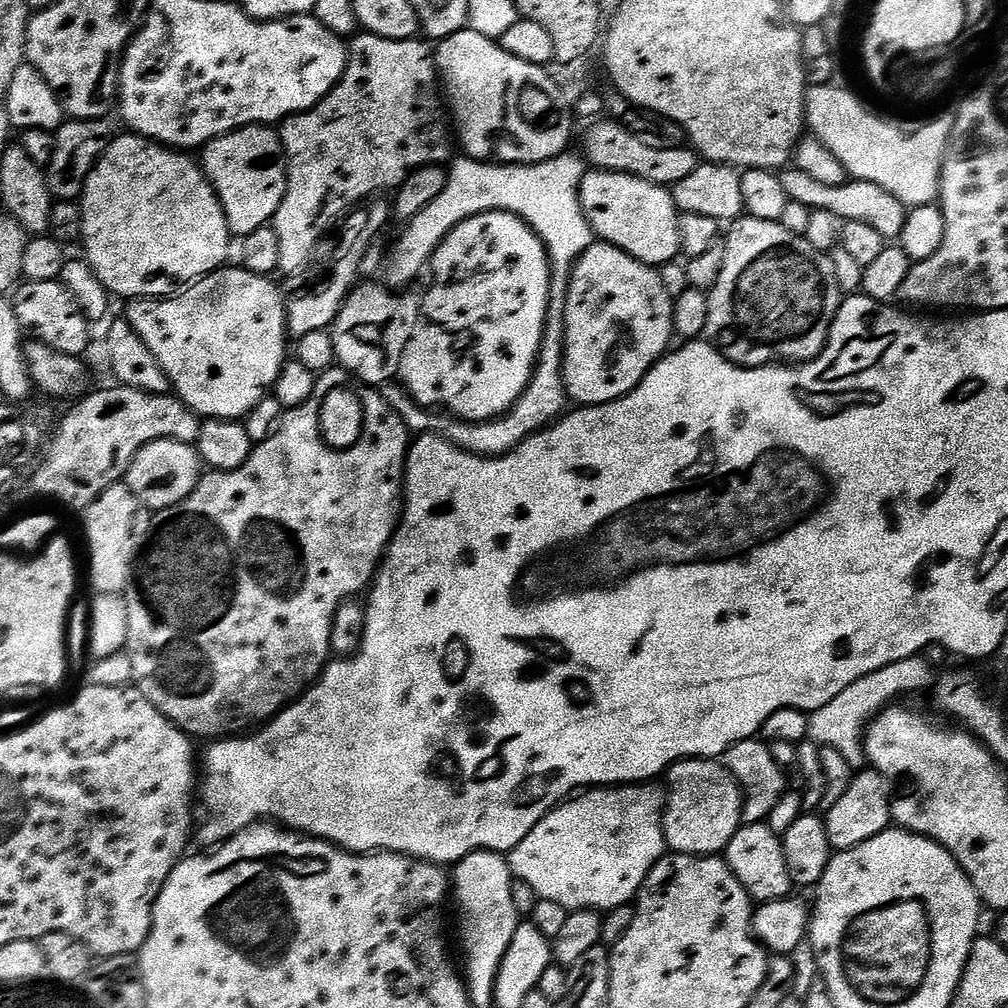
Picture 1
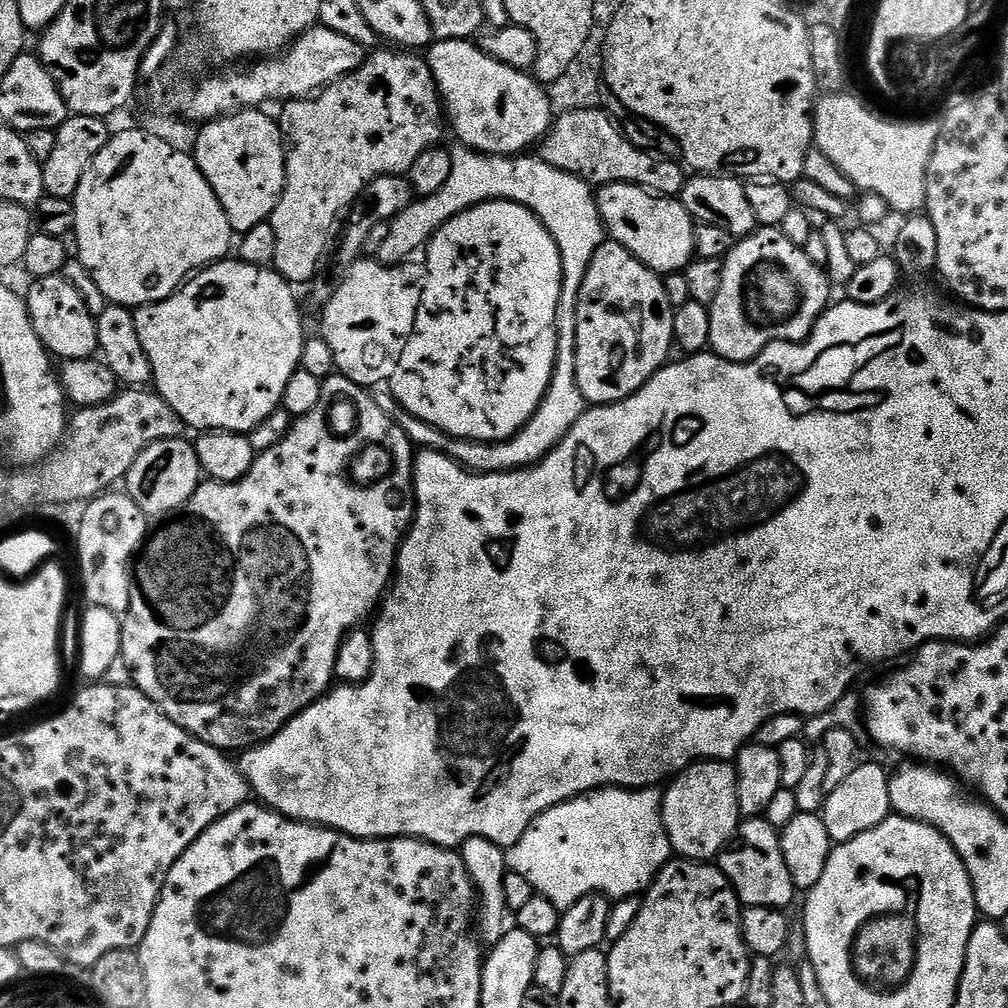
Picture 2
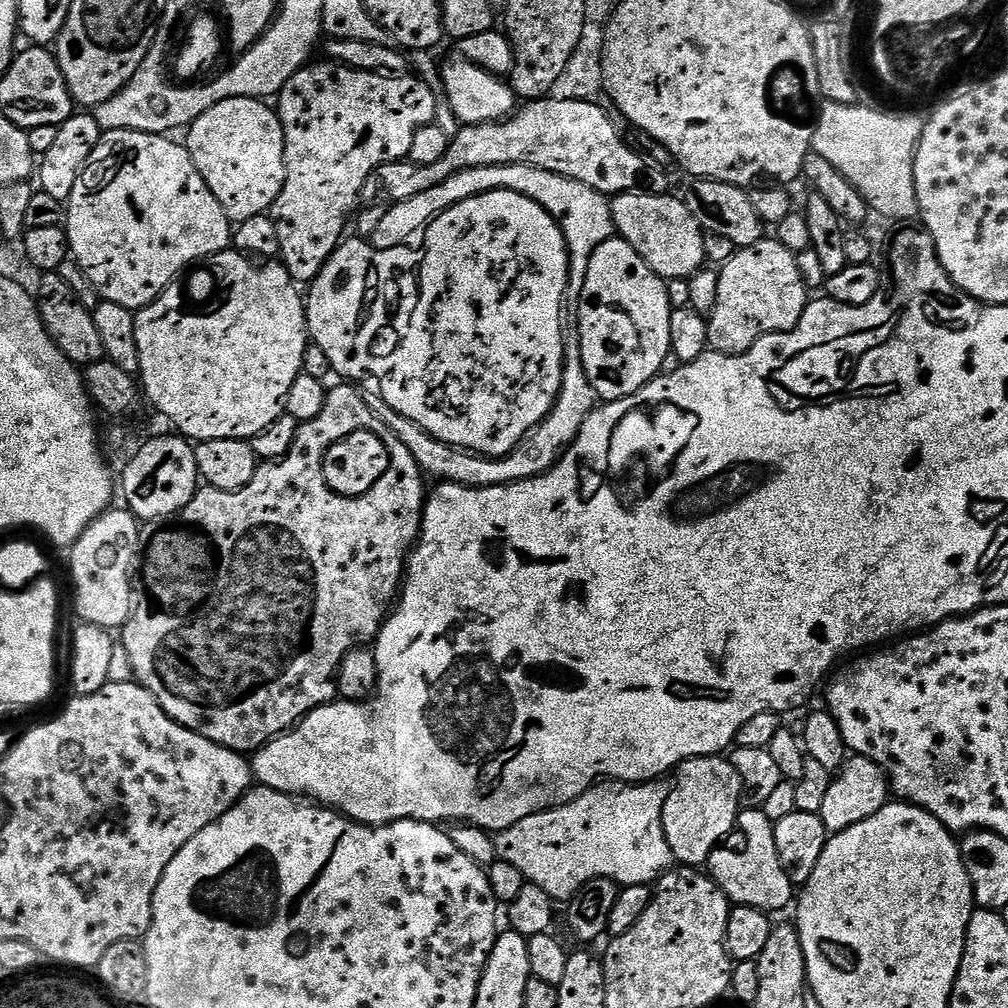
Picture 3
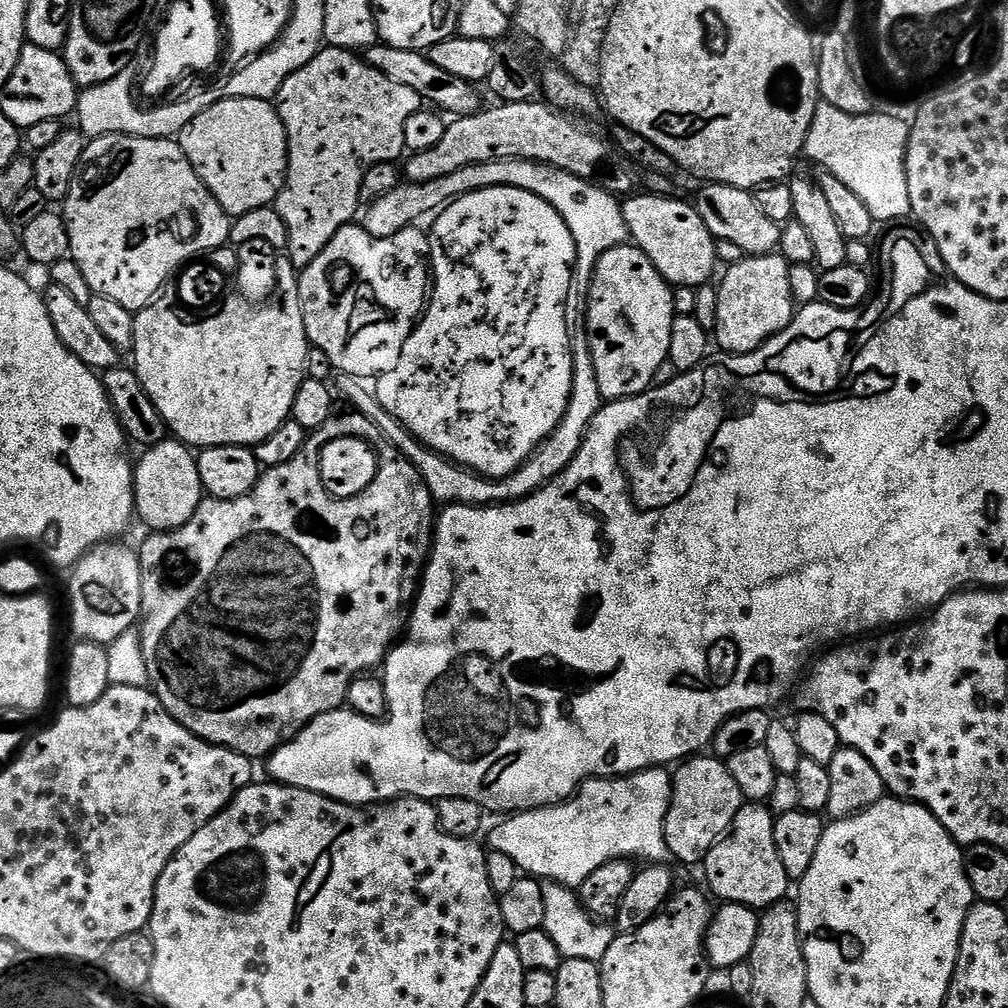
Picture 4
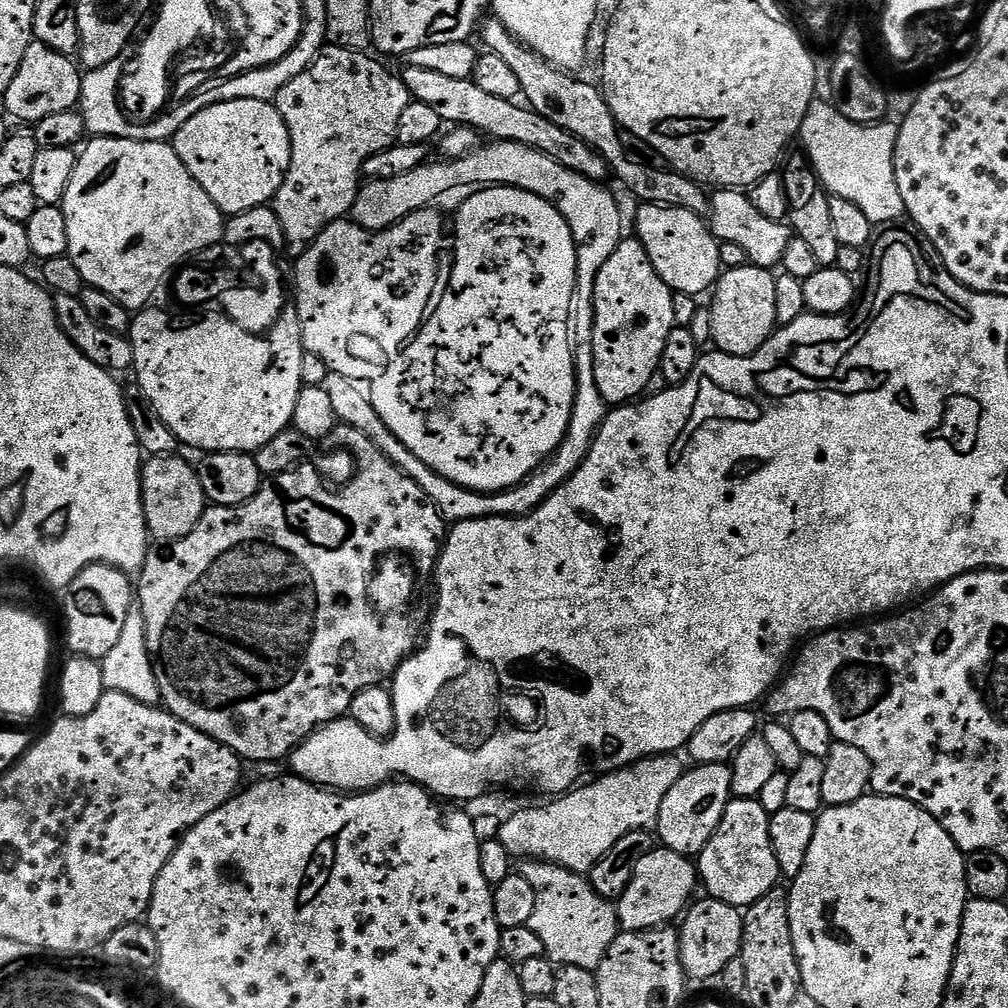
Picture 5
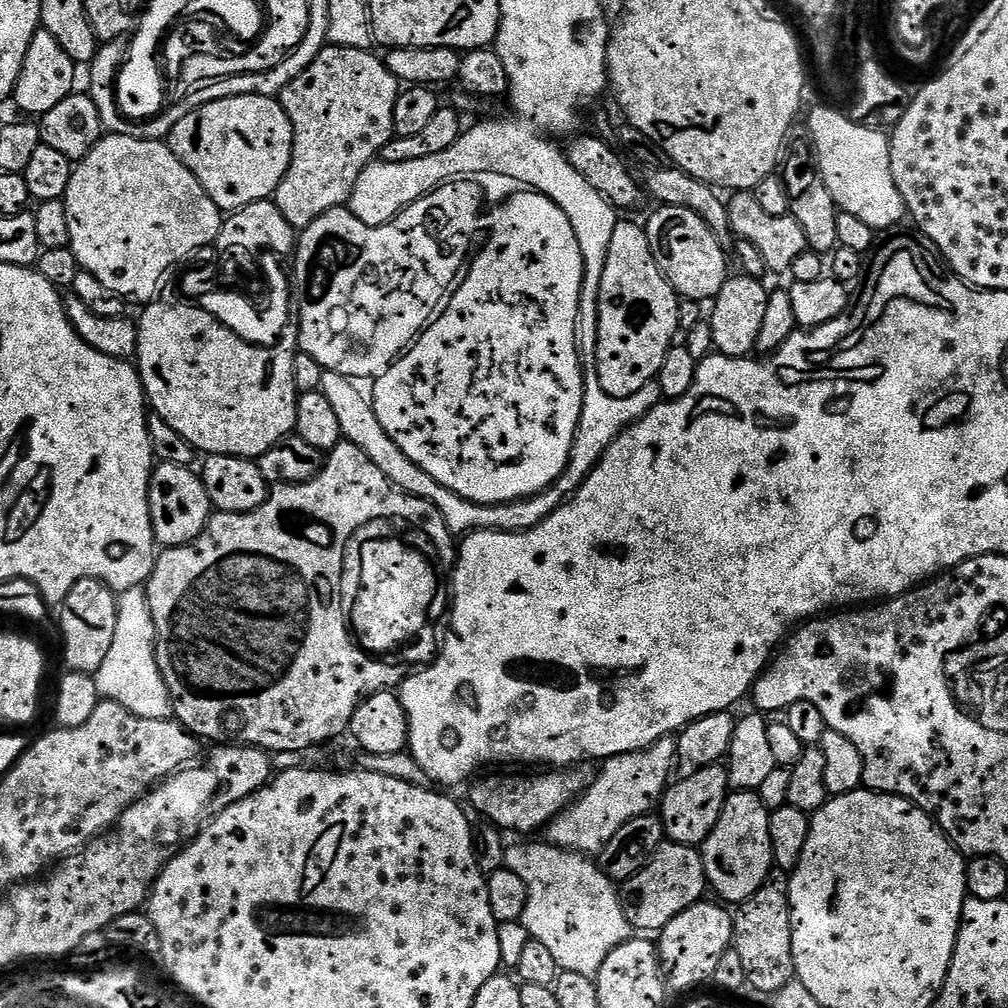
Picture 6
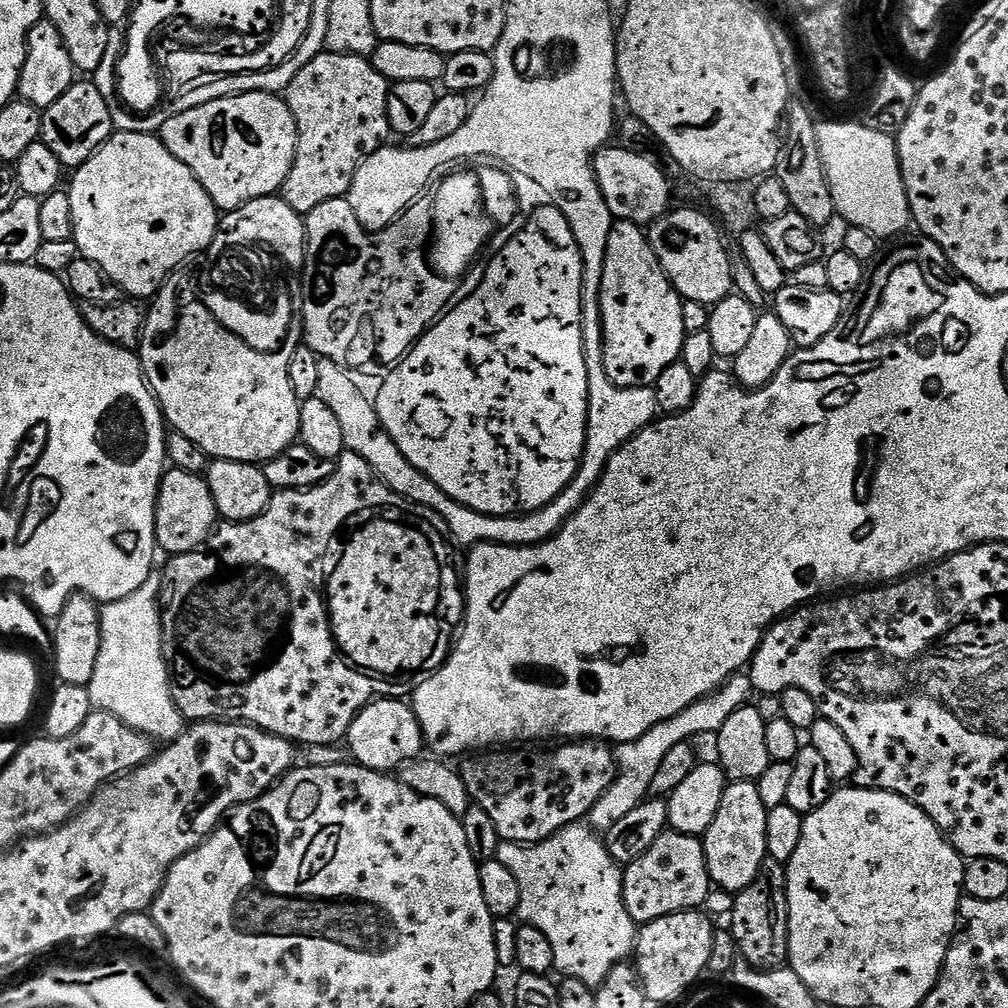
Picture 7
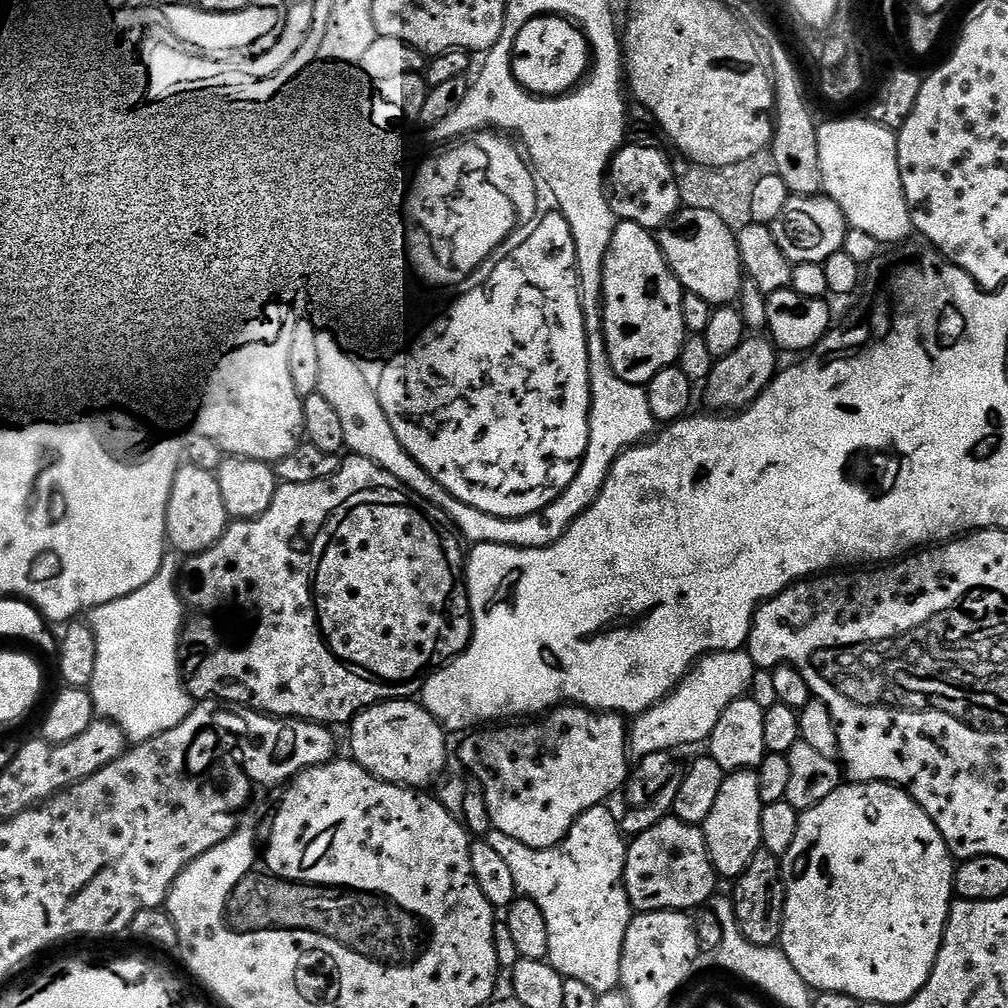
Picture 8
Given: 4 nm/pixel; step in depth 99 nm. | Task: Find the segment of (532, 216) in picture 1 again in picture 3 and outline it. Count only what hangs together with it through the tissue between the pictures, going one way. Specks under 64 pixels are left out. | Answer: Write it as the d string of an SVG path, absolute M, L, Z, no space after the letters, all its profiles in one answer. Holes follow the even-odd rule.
M521 164L490 166L489 168L464 168L458 174L446 178L446 182L424 191L423 194L414 194L414 198L395 201L385 211L382 223L379 224L378 230L374 230L374 234L370 238L371 244L375 247L377 244L380 244L378 250L390 250L390 246L400 244L400 240L404 240L404 236L408 236L408 232L416 232L416 228L420 228L420 224L425 224L428 216L433 216L436 213L436 208L445 208L444 204L450 207L454 203L465 202L468 198L473 198L473 196L480 195L483 192L498 190L517 191L518 194L532 199L538 206L544 207L549 215L556 219L568 247L568 285L565 288L564 303L561 306L561 334L564 335L564 373L560 383L560 392L556 396L554 406L548 411L548 417L537 428L532 429L524 437L523 442L510 454L505 456L478 456L475 452L464 451L463 448L451 448L449 444L444 444L438 438L432 437L426 430L392 410L379 394L373 394L373 396L368 394L364 397L366 406L370 406L370 410L374 410L374 414L387 426L389 433L397 436L402 442L402 446L406 446L406 450L410 450L410 454L414 454L420 469L428 474L437 472L440 478L446 478L447 483L461 484L467 488L502 486L503 484L522 482L523 480L546 474L558 463L564 449L572 445L574 438L578 438L578 430L582 430L586 418L590 418L592 411L598 407L596 391L594 386L590 386L590 378L586 378L586 366L582 366L582 338L578 330L578 302L582 294L582 286L586 282L586 270L590 266L590 258L594 254L594 250L598 250L598 246L602 246L602 242L611 240L614 236L612 206L609 197L605 196L603 192L596 192L590 186L586 186L577 180L571 180L553 172L522 166Z

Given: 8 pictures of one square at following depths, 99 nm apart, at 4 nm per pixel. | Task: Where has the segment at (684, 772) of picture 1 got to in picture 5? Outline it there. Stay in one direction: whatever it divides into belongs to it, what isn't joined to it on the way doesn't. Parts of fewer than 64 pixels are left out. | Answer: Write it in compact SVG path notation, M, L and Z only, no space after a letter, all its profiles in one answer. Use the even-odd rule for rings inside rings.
M696 764L692 768L689 767L680 775L678 782L674 782L674 786L670 786L670 794L666 794L666 798L662 798L662 810L654 825L654 832L659 843L683 856L699 857L700 852L718 830L718 822L722 822L722 814L731 799L733 799L732 770L728 764Z

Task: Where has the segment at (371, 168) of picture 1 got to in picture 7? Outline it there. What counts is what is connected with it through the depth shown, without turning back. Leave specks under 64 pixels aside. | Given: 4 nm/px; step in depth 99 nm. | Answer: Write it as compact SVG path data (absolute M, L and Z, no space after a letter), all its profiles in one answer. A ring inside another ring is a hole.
M325 50L312 59L305 59L300 66L288 89L282 92L298 126L298 150L282 195L295 212L307 214L314 210L314 206L322 206L322 202L347 197L360 163L389 143L388 136L392 132L388 121L390 81L382 78L382 74L374 70L371 59L363 56L347 56Z

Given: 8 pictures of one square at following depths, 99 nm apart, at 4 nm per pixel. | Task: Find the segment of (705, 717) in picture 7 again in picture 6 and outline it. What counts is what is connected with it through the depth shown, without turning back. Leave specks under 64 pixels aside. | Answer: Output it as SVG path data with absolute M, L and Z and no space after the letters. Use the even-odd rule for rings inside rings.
M665 738L654 742L648 748L643 748L630 754L618 754L603 761L596 781L584 792L584 797L564 809L551 824L547 825L547 839L558 848L568 848L581 854L596 854L605 848L630 822L630 818L649 815L652 808L661 803L662 797L669 787L676 767L676 741Z

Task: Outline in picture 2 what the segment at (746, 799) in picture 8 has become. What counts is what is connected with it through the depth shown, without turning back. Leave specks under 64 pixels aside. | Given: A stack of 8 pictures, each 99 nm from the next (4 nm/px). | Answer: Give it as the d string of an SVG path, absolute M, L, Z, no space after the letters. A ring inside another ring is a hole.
M741 819L735 836L718 857L718 867L720 873L732 883L732 889L735 890L741 905L784 910L798 896L798 890L790 878L790 870L786 870L786 858L782 858L780 832L769 820Z

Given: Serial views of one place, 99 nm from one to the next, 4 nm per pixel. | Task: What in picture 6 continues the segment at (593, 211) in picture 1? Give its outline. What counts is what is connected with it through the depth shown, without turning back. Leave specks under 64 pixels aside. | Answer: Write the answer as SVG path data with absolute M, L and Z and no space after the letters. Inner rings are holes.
M663 206L655 210L657 212L646 220L646 231L650 238L650 250L662 274L681 297L701 302L711 301L730 276L730 262L722 254L718 238L714 238L710 226L706 226L706 222L702 222L702 218L690 210Z

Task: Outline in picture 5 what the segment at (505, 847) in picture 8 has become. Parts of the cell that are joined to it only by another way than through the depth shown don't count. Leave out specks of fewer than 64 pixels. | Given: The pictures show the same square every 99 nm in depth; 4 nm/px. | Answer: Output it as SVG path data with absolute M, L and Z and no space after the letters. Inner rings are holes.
M525 859L518 872L534 886L534 914L528 928L538 934L544 955L557 966L582 966L582 970L599 968L606 950L616 941L621 931L613 901L594 890L591 879L579 872L572 872L560 864L543 860Z

